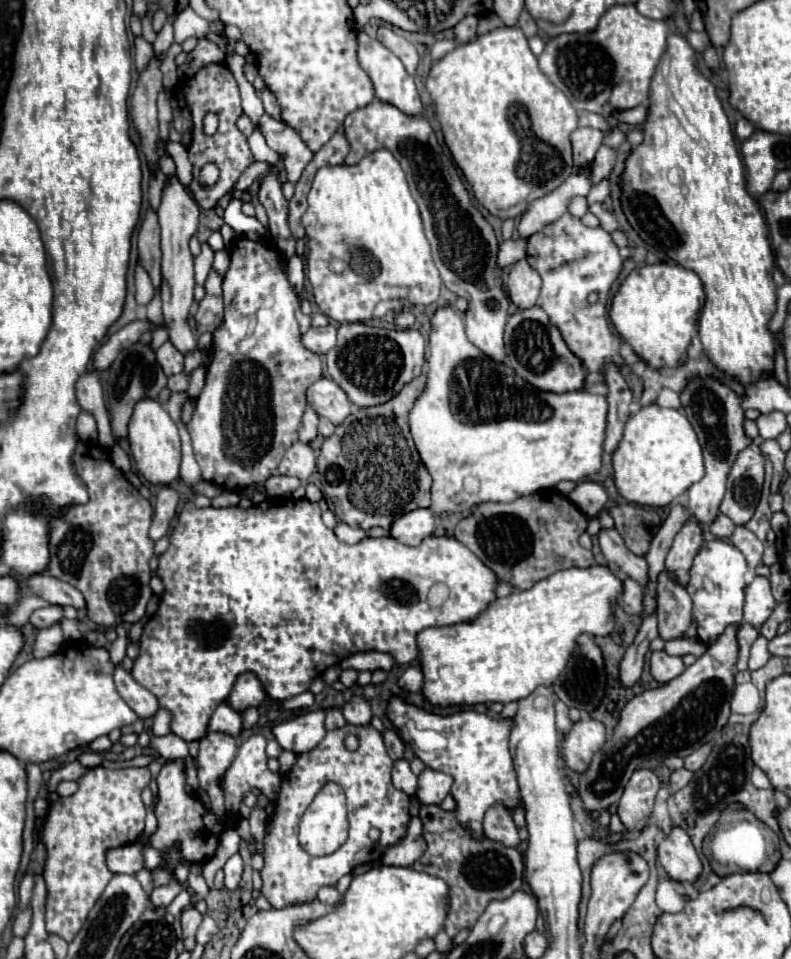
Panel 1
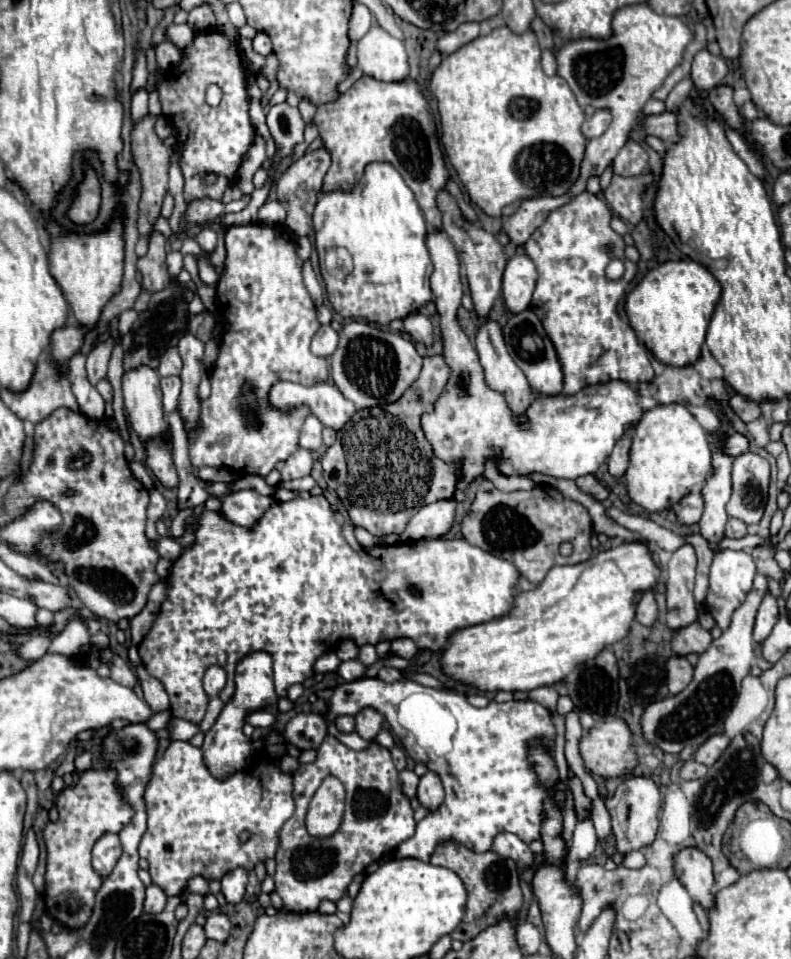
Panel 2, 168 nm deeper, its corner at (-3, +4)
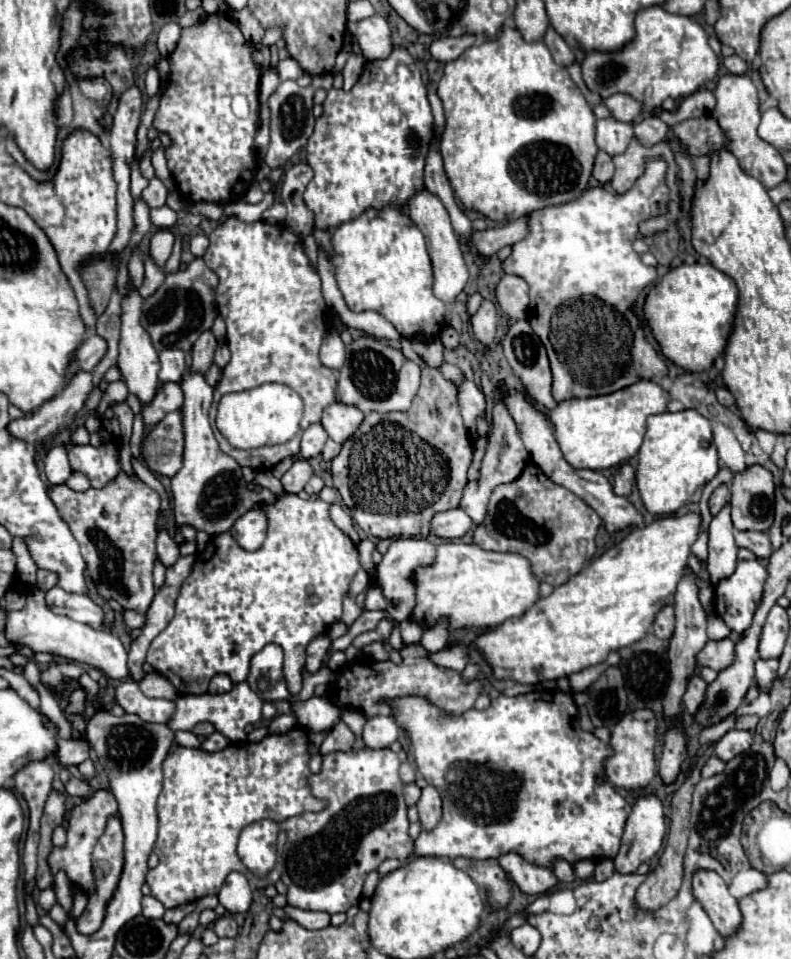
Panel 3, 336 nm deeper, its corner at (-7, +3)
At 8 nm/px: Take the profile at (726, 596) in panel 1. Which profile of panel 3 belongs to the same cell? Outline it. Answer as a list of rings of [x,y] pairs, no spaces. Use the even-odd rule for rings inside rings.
[[[739,559],[735,573],[715,585],[715,613],[731,631],[741,633],[749,627],[753,611],[761,601],[765,579],[767,569],[763,563]]]

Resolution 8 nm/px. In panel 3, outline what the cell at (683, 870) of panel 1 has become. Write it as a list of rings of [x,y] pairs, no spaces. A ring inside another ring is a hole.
[[[697,869],[693,873],[693,897],[703,905],[715,929],[729,937],[741,923],[737,899],[729,893],[727,883],[711,869]]]

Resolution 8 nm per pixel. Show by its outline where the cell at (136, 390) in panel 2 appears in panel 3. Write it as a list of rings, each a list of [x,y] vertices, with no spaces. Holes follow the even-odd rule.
[[[129,291],[129,295],[123,299],[123,315],[121,315],[121,339],[119,339],[119,359],[117,359],[117,367],[123,375],[123,381],[129,389],[129,393],[137,395],[141,405],[149,405],[153,401],[153,397],[157,395],[157,373],[159,373],[159,357],[157,351],[151,345],[149,335],[145,335],[145,329],[141,327],[139,319],[141,319],[141,303],[143,299],[139,297],[137,291]]]

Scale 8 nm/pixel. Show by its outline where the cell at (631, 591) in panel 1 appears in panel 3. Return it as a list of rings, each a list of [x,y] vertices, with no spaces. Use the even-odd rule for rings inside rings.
[[[665,605],[659,609],[659,613],[655,615],[655,621],[651,625],[653,633],[659,637],[659,639],[669,639],[673,635],[673,607],[671,605]]]

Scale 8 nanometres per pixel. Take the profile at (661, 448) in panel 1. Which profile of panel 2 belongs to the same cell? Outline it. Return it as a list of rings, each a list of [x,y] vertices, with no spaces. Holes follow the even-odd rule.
[[[661,404],[647,410],[635,426],[631,462],[625,474],[629,498],[649,512],[675,506],[685,494],[701,486],[711,472],[711,450],[707,432],[683,404]]]

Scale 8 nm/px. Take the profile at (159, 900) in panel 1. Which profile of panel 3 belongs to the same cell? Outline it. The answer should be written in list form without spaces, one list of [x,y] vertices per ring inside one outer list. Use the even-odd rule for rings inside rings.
[[[153,895],[143,897],[143,915],[149,919],[161,919],[165,913],[165,907],[159,899],[155,899]]]

